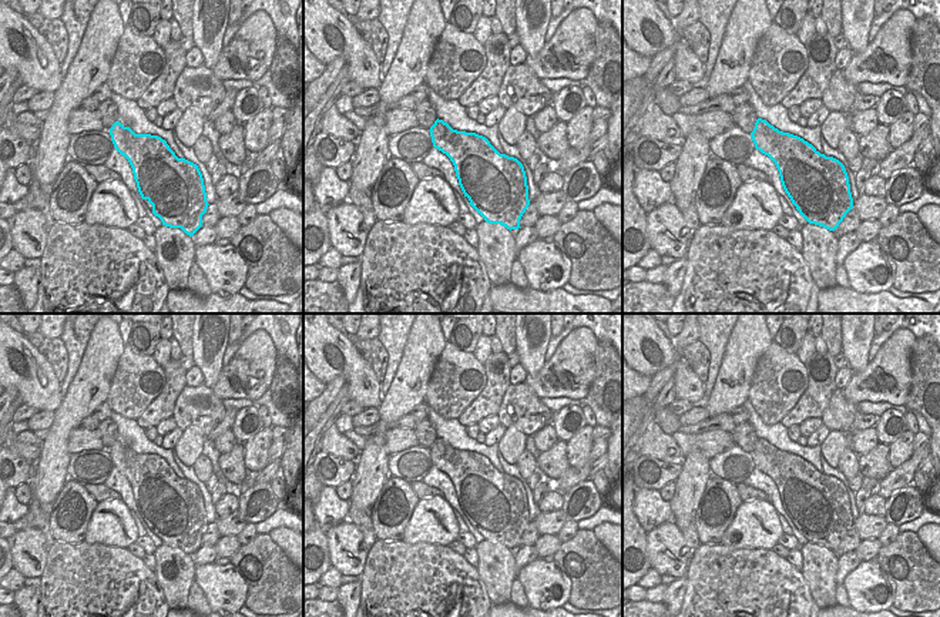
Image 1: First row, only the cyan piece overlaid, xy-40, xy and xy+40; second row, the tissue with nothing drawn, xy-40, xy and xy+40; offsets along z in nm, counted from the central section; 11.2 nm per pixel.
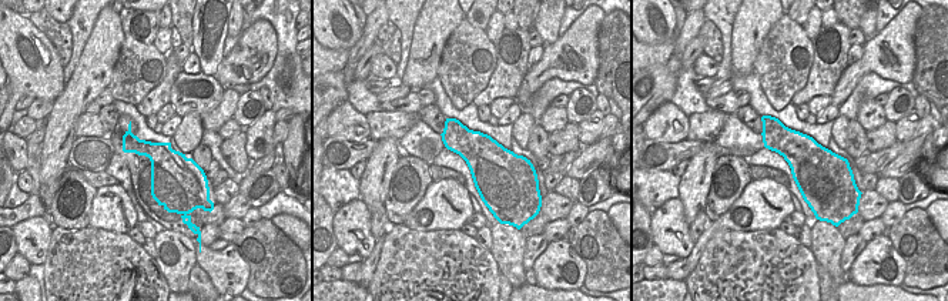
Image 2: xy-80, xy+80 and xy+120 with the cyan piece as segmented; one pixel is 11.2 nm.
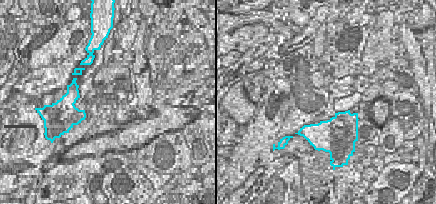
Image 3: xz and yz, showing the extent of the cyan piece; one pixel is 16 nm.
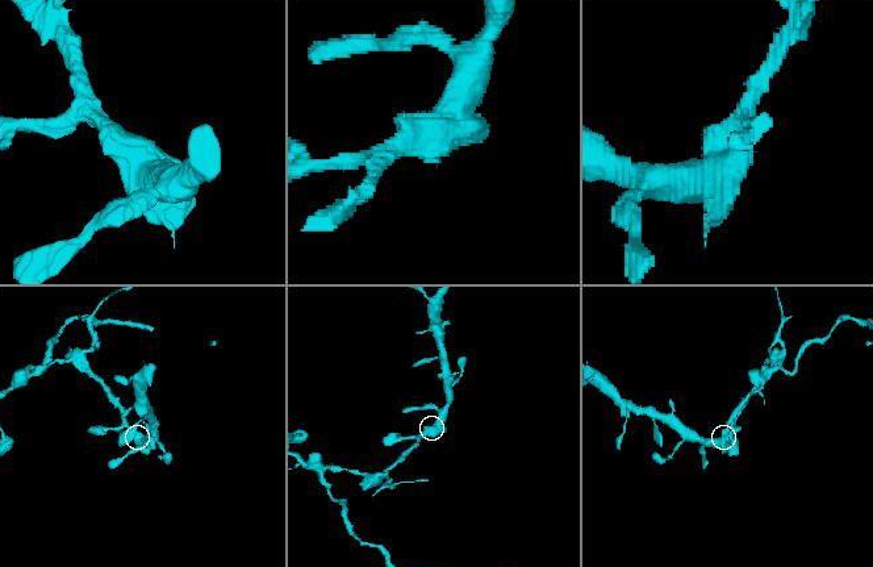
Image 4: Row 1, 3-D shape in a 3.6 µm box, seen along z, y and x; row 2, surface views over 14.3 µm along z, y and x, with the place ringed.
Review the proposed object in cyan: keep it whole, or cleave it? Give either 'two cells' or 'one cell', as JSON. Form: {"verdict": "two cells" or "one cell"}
{"verdict": "two cells"}

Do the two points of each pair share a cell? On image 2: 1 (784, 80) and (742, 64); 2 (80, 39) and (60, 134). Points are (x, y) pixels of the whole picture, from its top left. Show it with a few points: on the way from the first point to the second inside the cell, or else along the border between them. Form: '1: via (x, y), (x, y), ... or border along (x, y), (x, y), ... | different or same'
1: border along (766, 37), (753, 63), (753, 69) | different
2: border along (96, 52), (70, 79) | different

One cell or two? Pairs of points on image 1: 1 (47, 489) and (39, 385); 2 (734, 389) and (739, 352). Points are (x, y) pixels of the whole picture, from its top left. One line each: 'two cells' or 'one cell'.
1: two cells
2: one cell

